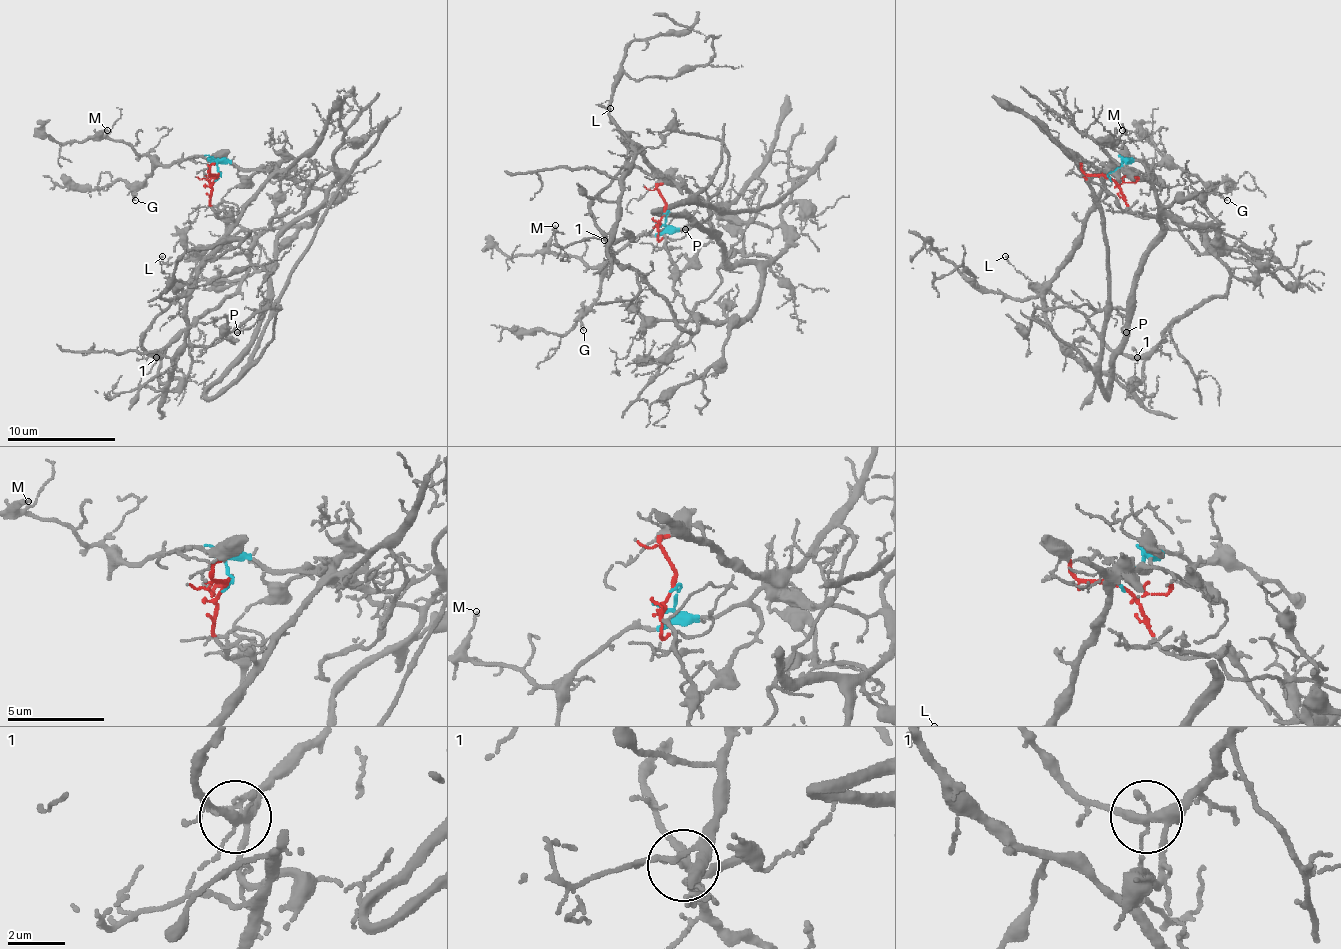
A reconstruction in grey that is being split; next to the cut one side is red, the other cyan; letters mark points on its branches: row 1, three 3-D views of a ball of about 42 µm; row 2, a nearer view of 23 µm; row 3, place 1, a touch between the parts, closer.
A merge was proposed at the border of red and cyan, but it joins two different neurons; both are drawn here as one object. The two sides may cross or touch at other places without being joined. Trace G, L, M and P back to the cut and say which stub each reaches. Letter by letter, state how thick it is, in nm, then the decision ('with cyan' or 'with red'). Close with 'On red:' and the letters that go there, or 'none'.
G: calibre 120 nm; with cyan
L: calibre 110 nm; with red
M: calibre 120 nm; with cyan
P: calibre 140 nm; with red
On red: L, P

